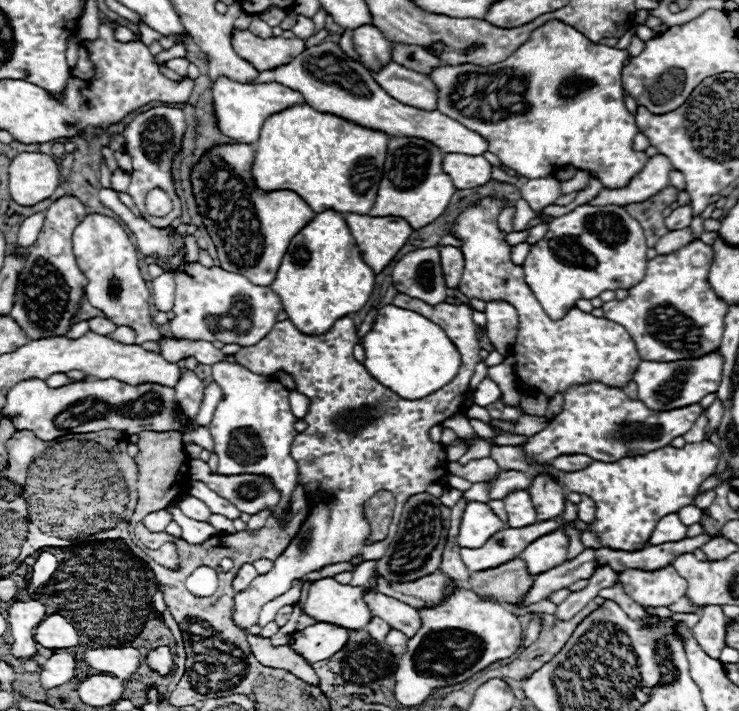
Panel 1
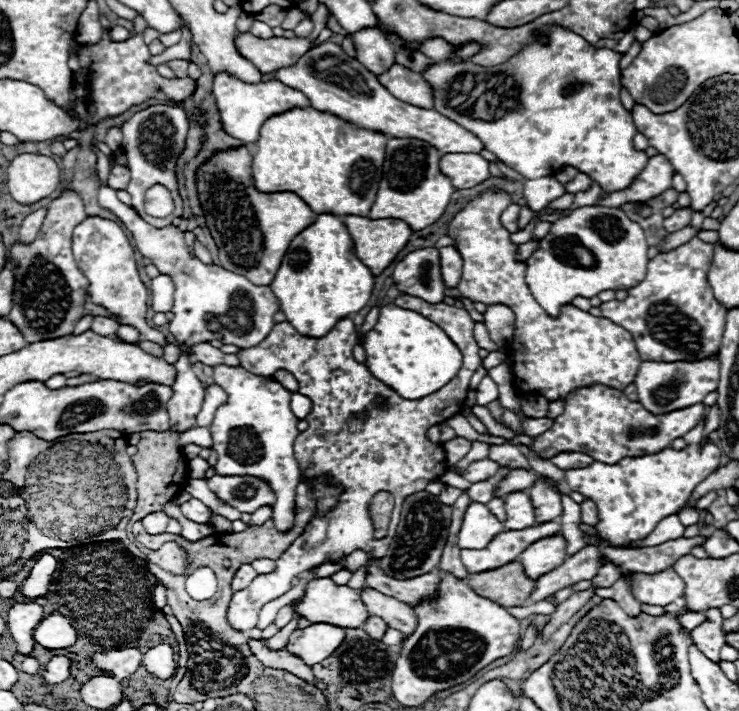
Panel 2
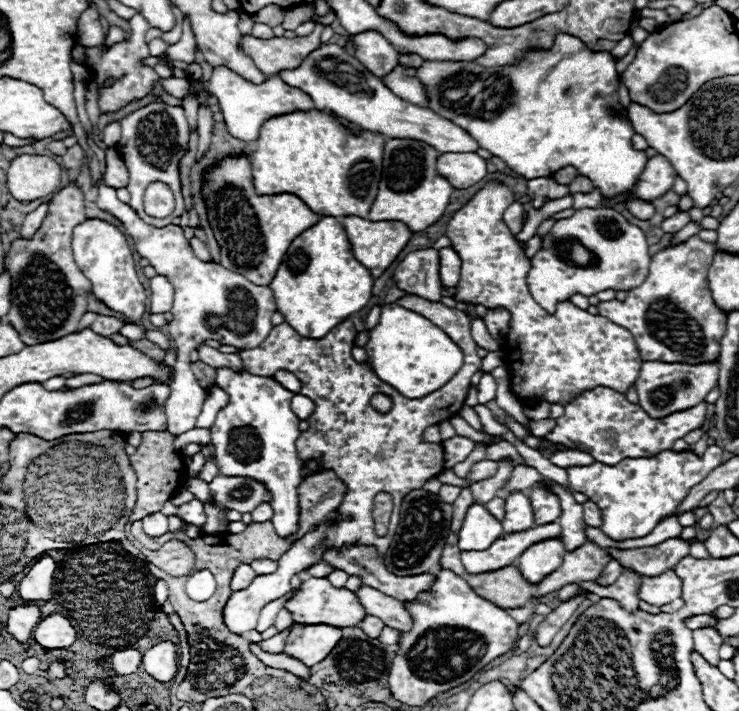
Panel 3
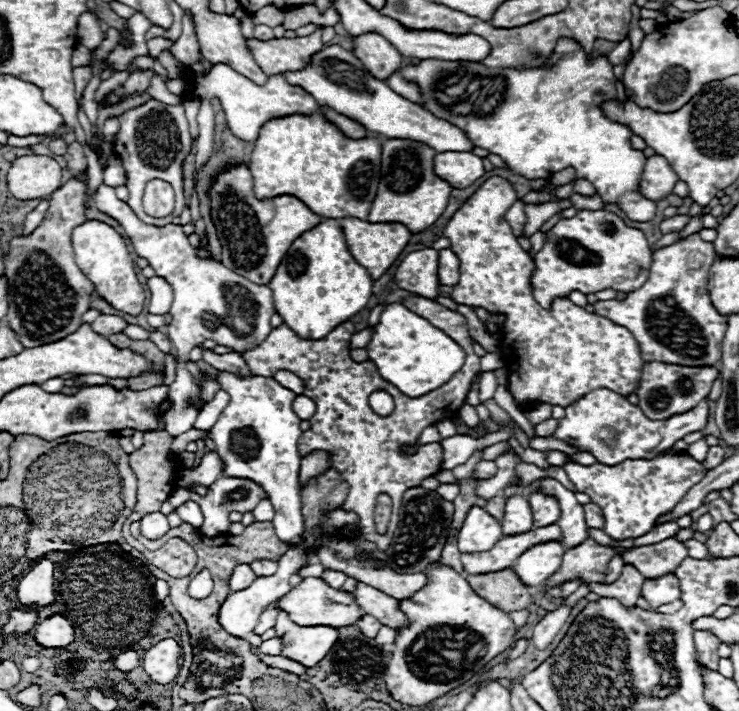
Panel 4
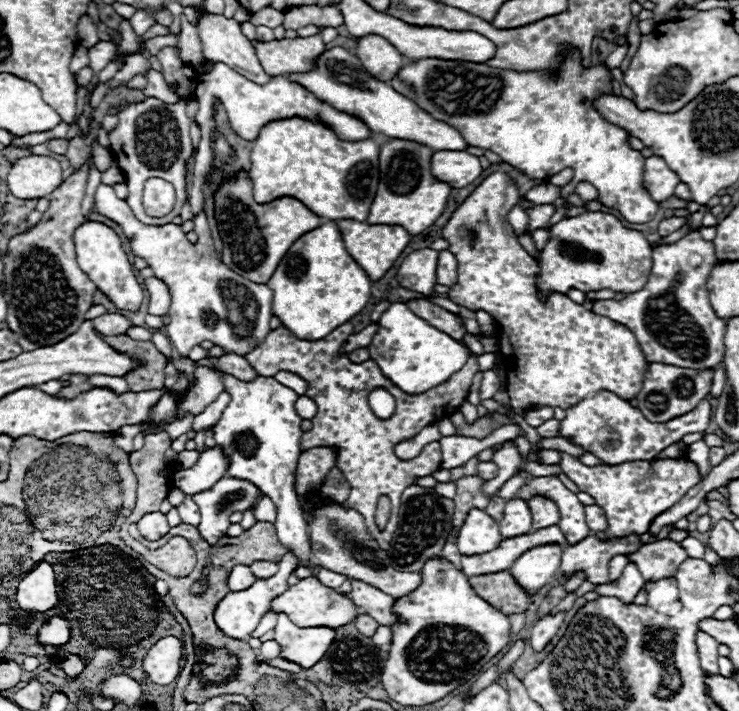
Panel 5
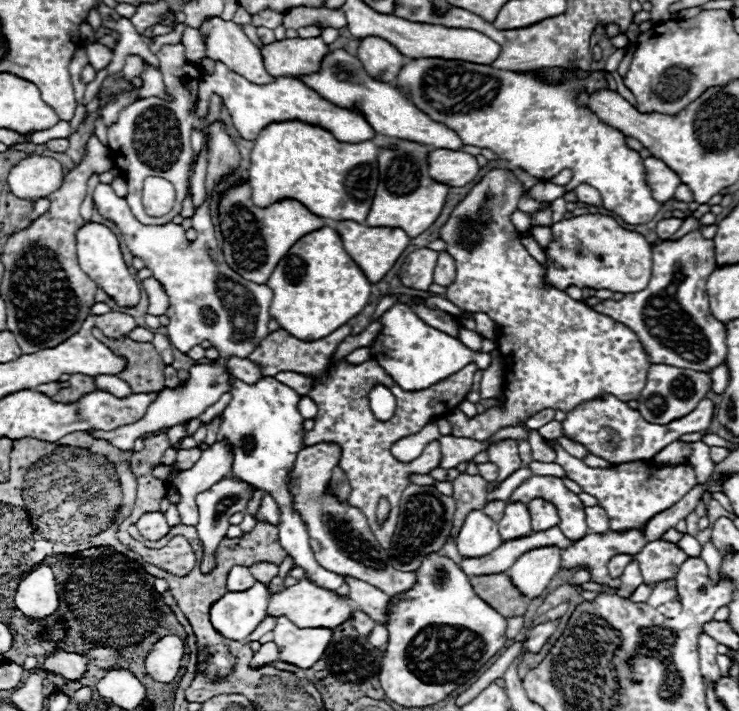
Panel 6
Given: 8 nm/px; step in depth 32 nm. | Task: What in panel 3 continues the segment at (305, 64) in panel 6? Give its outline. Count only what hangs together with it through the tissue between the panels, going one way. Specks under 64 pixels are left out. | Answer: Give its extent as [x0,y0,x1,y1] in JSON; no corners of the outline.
[242,24,324,74]

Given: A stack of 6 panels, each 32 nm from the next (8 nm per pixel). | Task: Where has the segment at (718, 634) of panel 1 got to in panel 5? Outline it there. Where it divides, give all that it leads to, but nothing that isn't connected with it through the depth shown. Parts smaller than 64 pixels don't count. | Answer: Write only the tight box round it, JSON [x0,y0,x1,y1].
[696,632,718,674]

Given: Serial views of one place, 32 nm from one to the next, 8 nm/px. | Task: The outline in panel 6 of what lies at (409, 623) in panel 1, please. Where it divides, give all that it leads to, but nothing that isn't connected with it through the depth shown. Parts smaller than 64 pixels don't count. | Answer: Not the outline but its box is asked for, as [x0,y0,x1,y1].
[344,576,390,624]

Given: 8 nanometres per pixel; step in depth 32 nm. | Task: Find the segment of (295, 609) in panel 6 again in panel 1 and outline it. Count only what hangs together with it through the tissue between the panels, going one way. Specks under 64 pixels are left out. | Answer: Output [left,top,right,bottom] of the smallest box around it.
[304,578,372,630]

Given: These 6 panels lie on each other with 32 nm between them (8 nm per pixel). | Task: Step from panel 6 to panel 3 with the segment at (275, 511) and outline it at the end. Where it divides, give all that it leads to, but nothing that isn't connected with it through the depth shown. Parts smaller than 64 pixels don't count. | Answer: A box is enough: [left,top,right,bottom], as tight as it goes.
[252,502,274,522]

